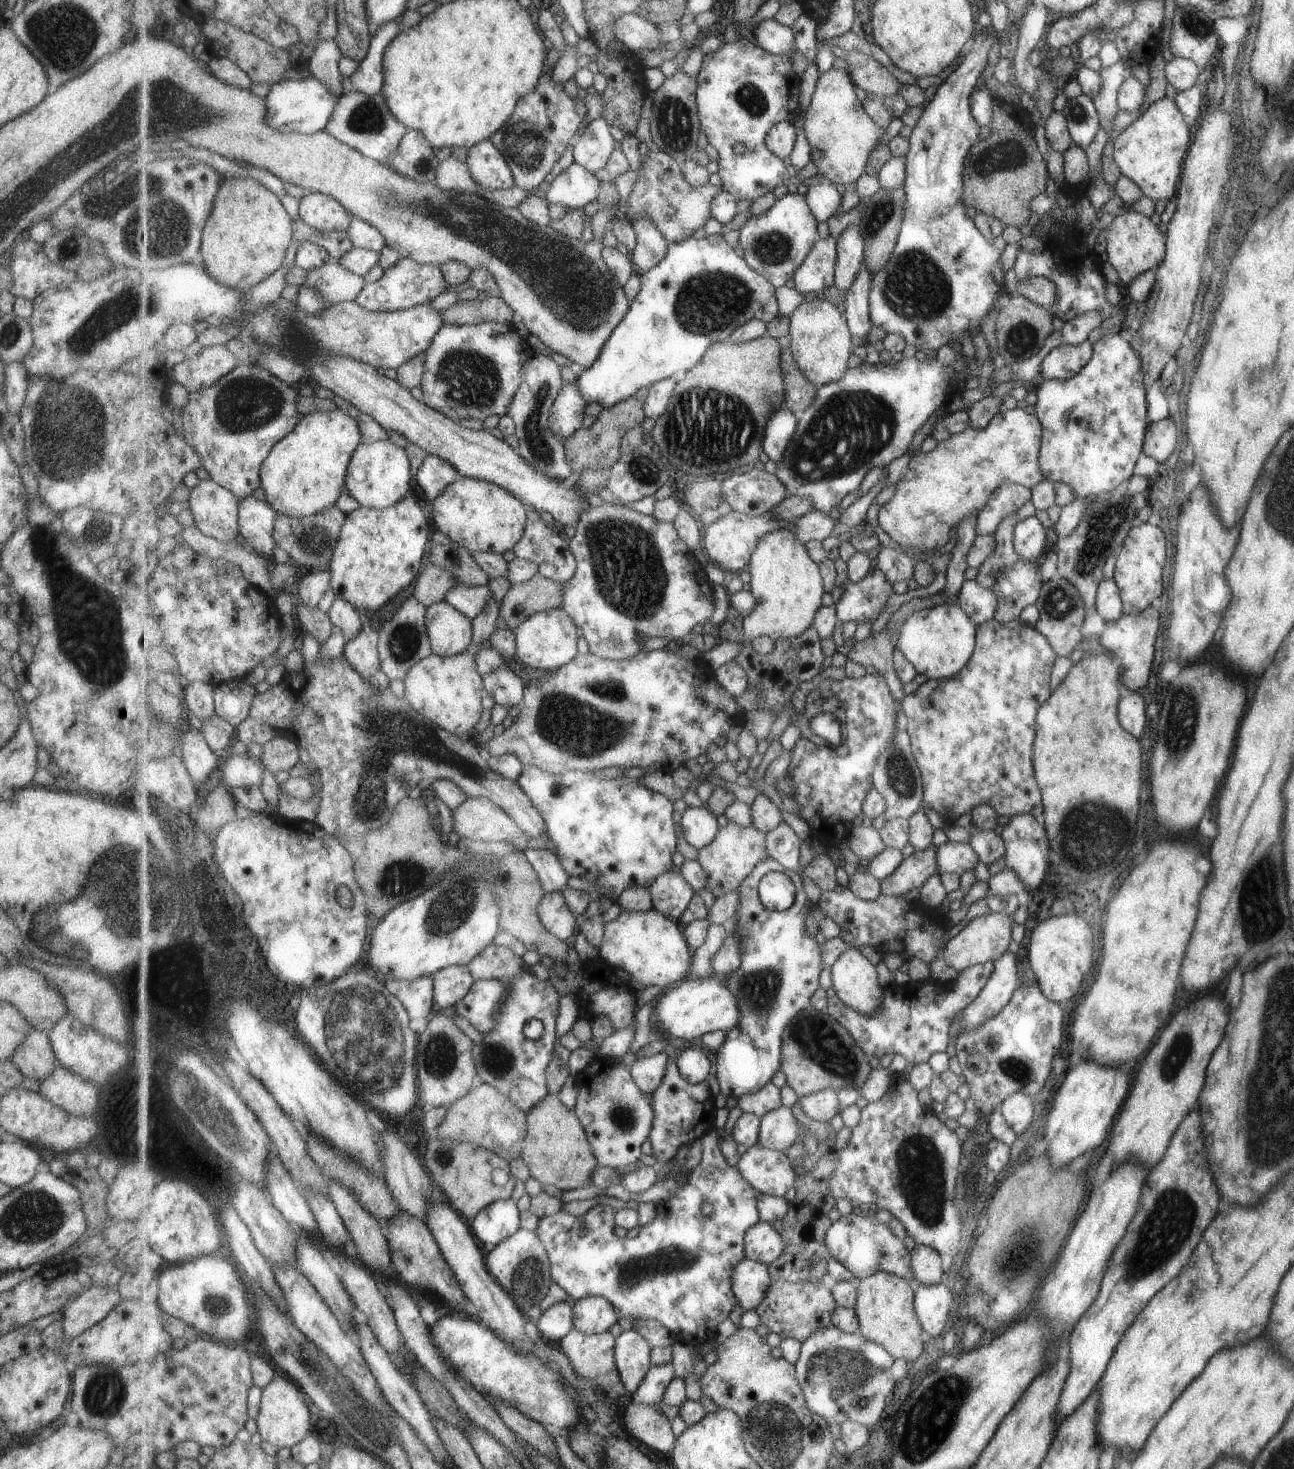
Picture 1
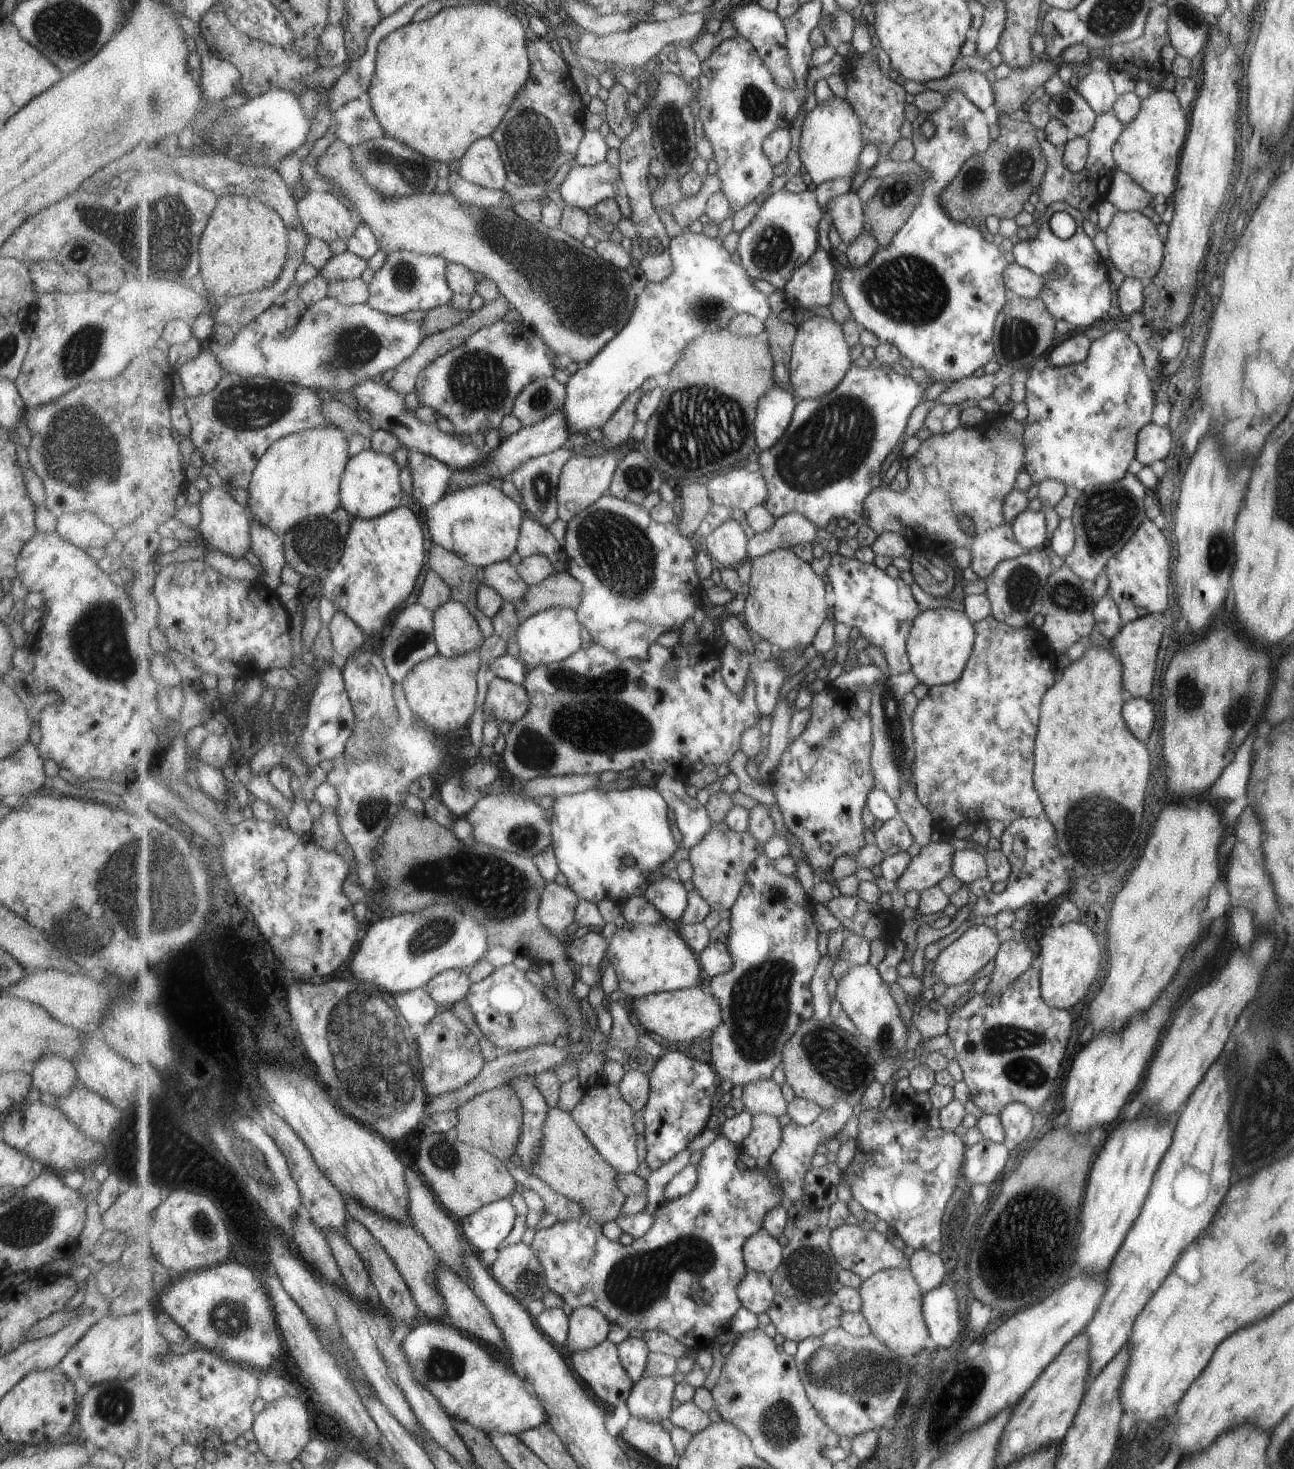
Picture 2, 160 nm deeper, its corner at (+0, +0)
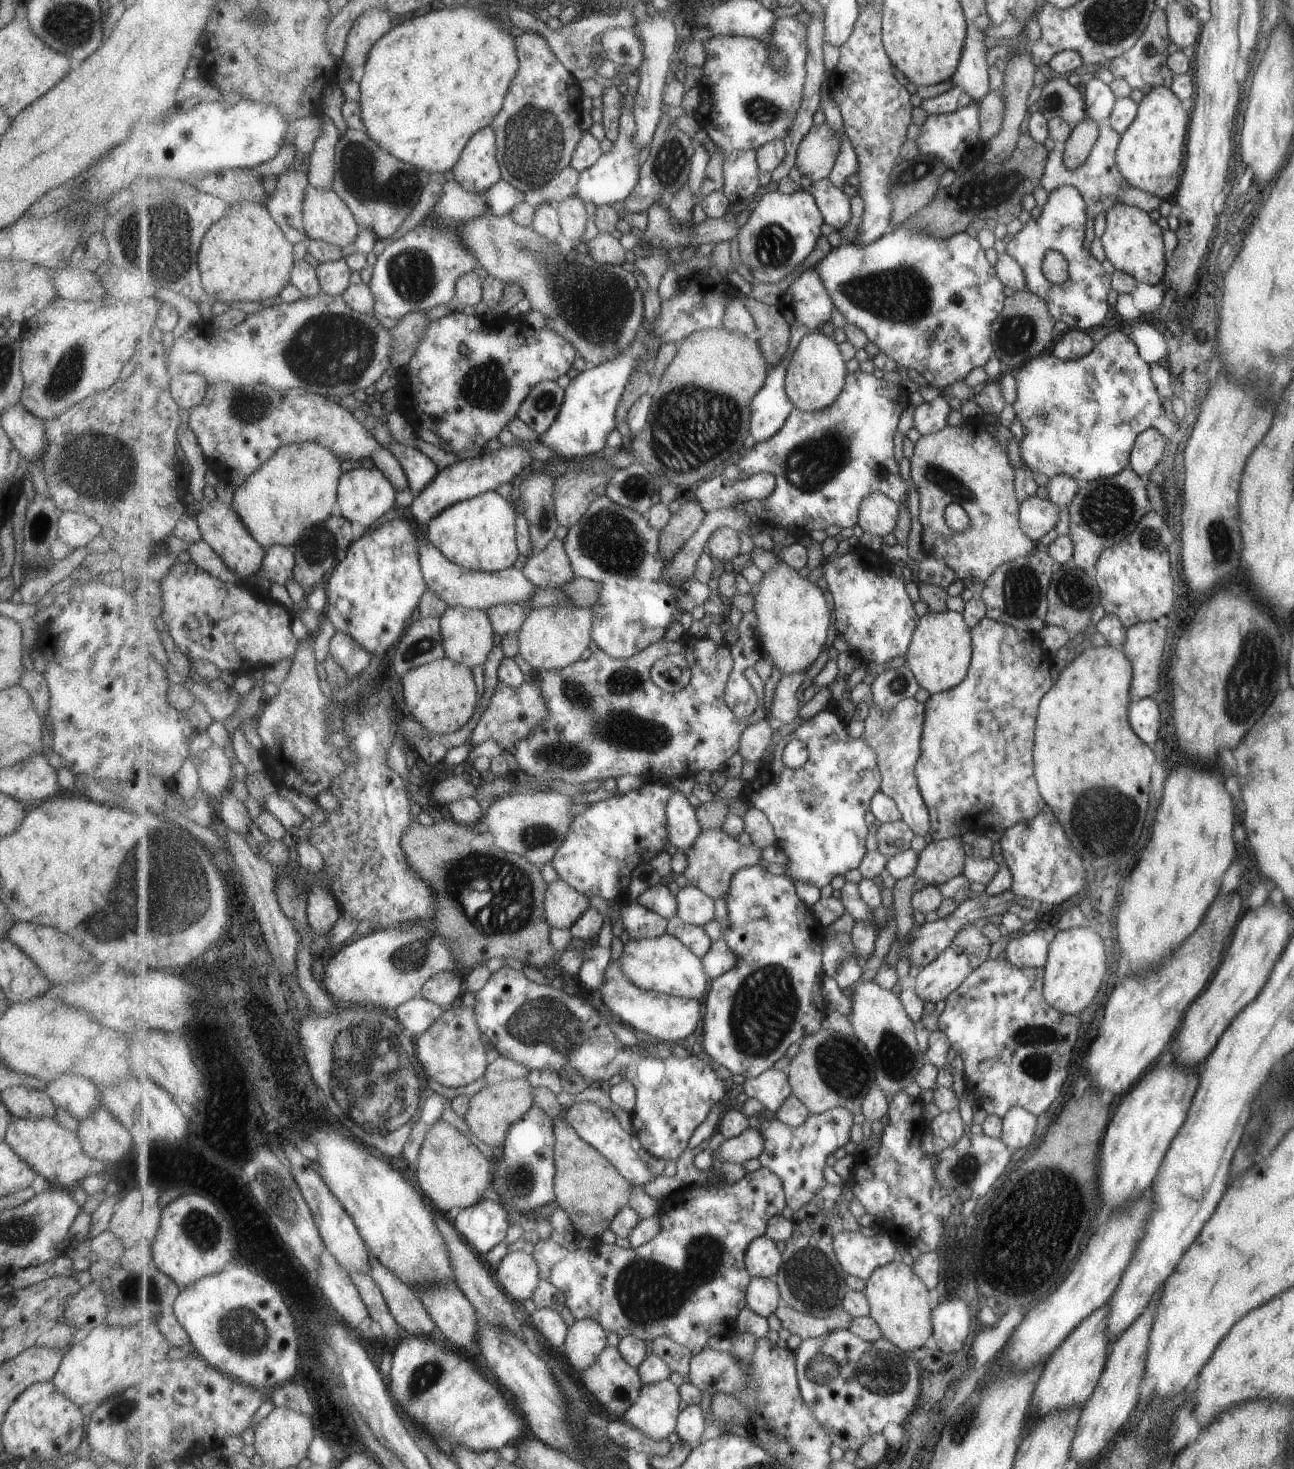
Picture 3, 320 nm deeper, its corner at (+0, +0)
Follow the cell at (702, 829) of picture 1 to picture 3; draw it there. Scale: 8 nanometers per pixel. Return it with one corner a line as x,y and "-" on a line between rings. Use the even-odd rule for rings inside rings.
676,790
666,806
666,815
671,844
685,852
703,832
698,808
691,806
687,795

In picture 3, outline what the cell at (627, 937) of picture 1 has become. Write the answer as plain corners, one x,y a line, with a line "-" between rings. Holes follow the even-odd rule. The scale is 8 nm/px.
665,934
654,939
631,938
623,948
619,962
631,982
645,990
695,1000
703,1000
709,990
710,976
702,958
675,935

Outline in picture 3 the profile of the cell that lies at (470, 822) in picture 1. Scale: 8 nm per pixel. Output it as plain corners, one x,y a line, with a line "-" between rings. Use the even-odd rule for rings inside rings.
557,790
509,794
485,806
483,821
487,822
488,830
492,832
499,848
524,856
542,867
547,862
552,862
575,820
571,812
575,803
571,797
558,793

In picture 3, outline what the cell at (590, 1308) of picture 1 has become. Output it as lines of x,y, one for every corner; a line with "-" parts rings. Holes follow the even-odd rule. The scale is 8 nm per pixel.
595,1319
575,1321
569,1328
562,1348
570,1366
580,1373
593,1366
608,1346
607,1334
606,1328

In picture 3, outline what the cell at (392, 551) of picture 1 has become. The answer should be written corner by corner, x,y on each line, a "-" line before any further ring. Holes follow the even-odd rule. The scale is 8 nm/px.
396,518
384,524
359,540
356,540
347,551
343,560
340,560
333,569
328,580
328,605
325,616
335,622
334,630
345,630
354,639
359,641
372,655
389,655
394,646
405,634
407,620
414,618
415,608
419,608
422,596
428,591
420,552
418,539
409,524
399,522

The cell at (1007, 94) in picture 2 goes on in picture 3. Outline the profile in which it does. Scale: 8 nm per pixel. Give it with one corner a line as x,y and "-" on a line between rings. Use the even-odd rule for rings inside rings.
1001,89
987,92
978,102
979,136
983,142
987,142
1000,130
1004,102

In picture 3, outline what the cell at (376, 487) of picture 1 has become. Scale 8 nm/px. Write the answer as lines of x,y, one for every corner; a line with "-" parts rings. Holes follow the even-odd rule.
355,464
351,471
344,472
338,488
337,513
351,522
362,524
370,528
385,512
389,512
396,505
398,490
392,482
385,478
379,467
367,469

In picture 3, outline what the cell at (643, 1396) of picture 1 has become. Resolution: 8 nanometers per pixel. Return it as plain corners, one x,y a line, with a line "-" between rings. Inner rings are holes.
665,1379
644,1384
637,1402
622,1419
660,1441
676,1432
683,1407
680,1386

